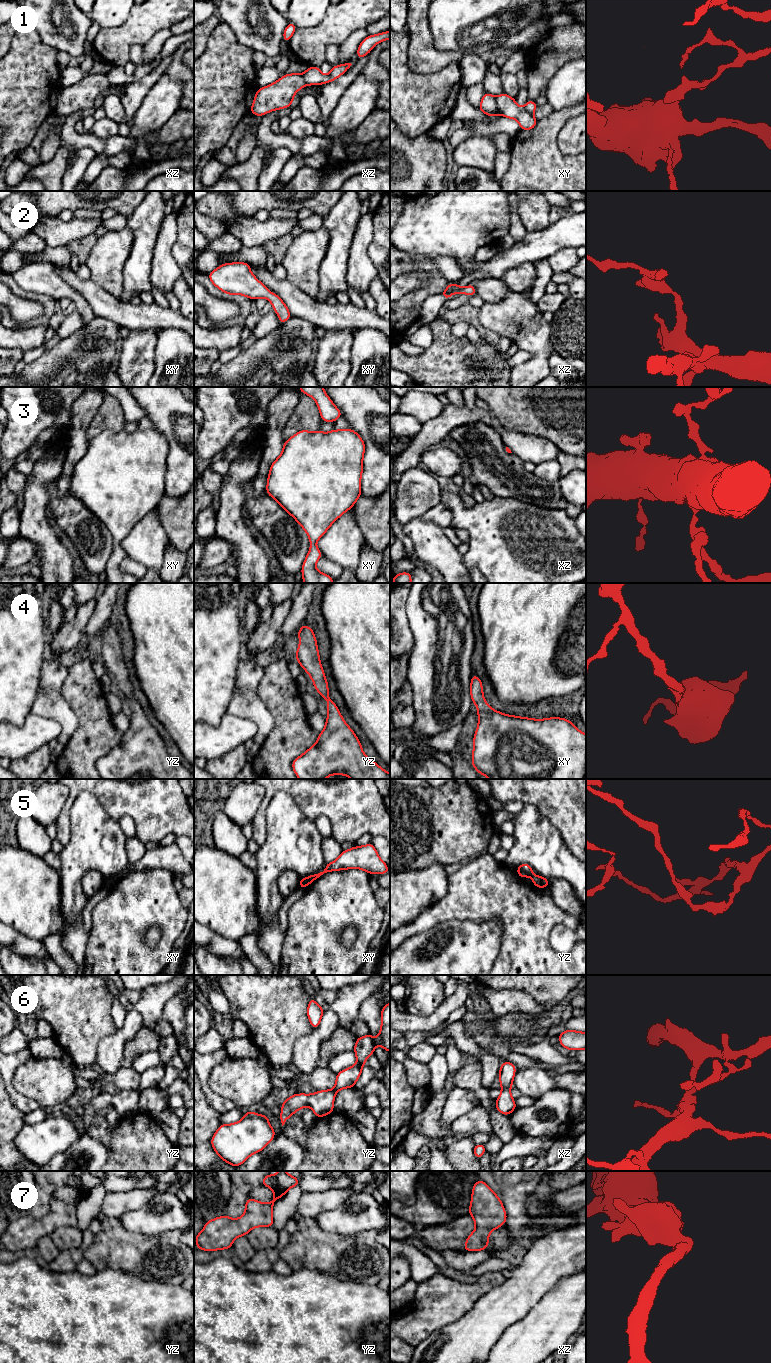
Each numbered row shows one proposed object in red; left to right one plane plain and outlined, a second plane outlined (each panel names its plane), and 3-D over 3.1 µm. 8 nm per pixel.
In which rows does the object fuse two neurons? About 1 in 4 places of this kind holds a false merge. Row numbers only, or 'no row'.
1, 5

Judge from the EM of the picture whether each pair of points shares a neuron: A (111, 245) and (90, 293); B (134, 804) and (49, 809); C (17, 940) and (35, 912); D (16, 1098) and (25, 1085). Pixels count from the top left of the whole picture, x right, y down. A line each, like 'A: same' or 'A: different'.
A: different
B: different
C: different
D: different

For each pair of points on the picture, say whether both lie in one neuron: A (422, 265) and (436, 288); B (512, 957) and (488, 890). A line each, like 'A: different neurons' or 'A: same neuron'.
A: same neuron
B: same neuron

